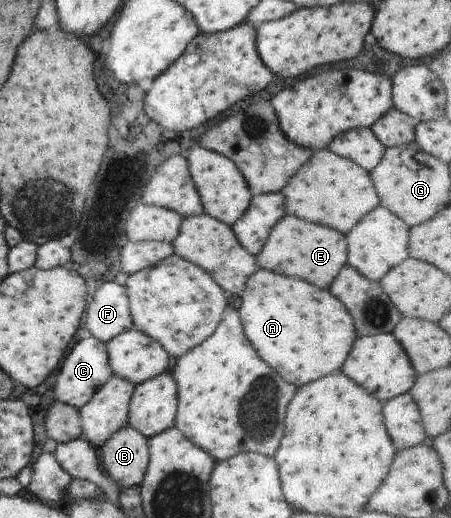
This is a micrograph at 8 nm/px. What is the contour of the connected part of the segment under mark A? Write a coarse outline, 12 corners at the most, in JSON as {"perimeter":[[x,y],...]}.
{"perimeter":[[260,268],[237,311],[257,354],[300,387],[357,336],[329,289]]}

